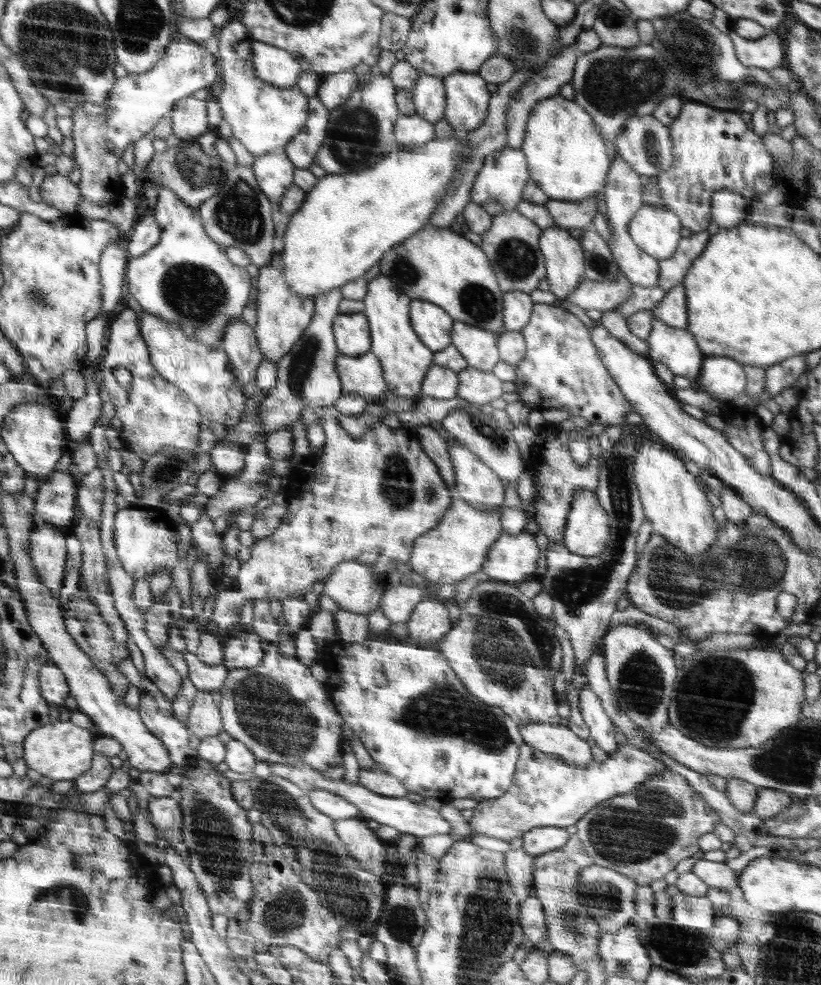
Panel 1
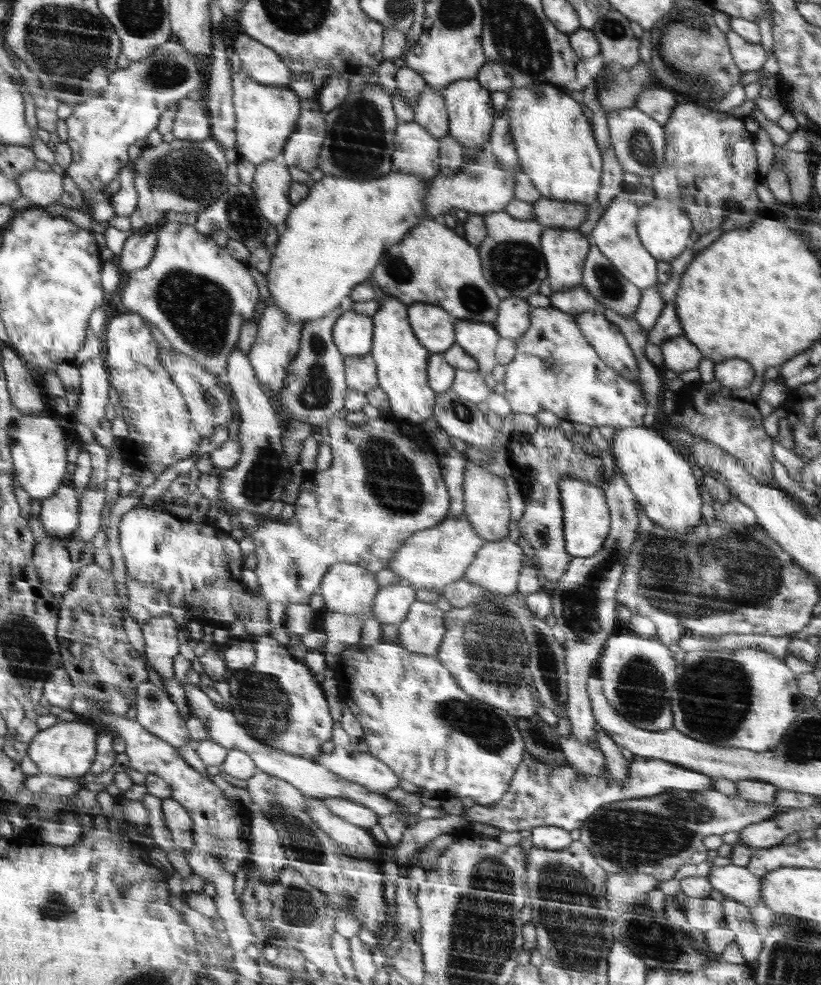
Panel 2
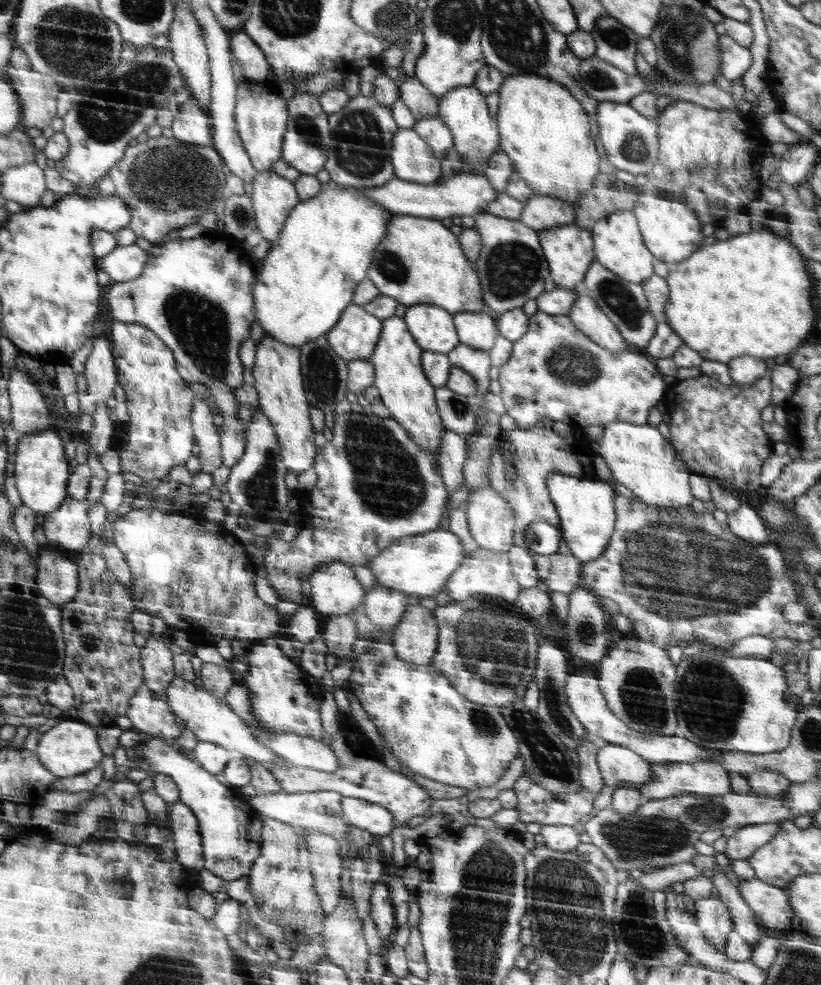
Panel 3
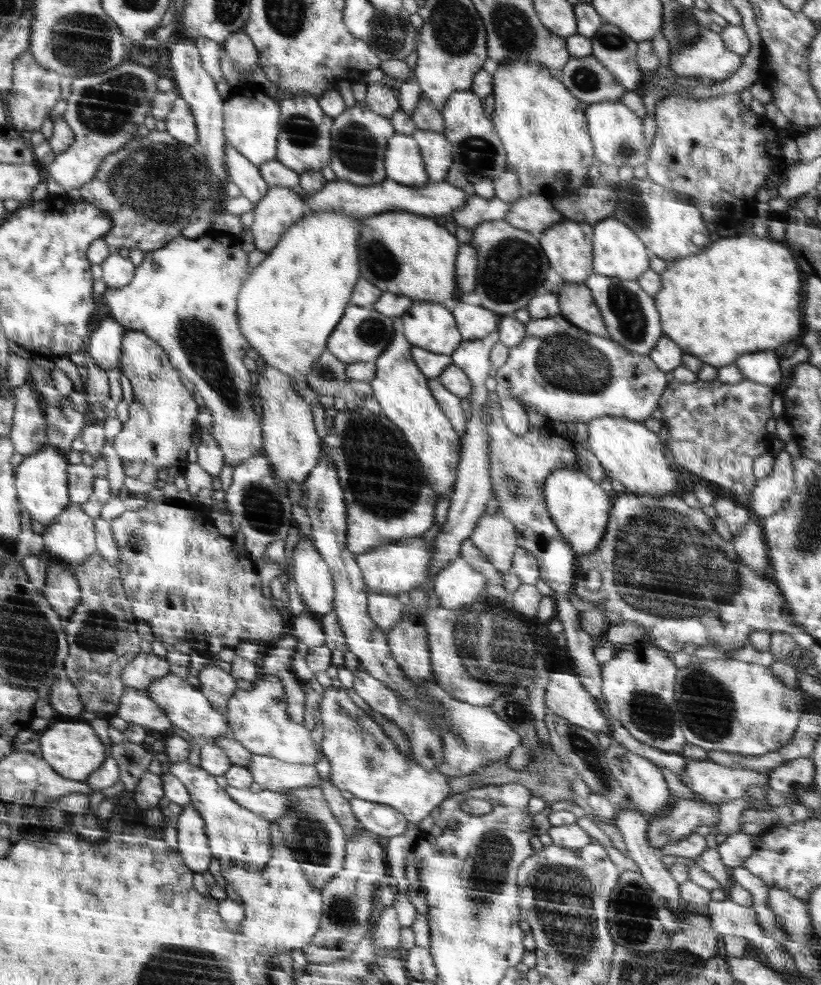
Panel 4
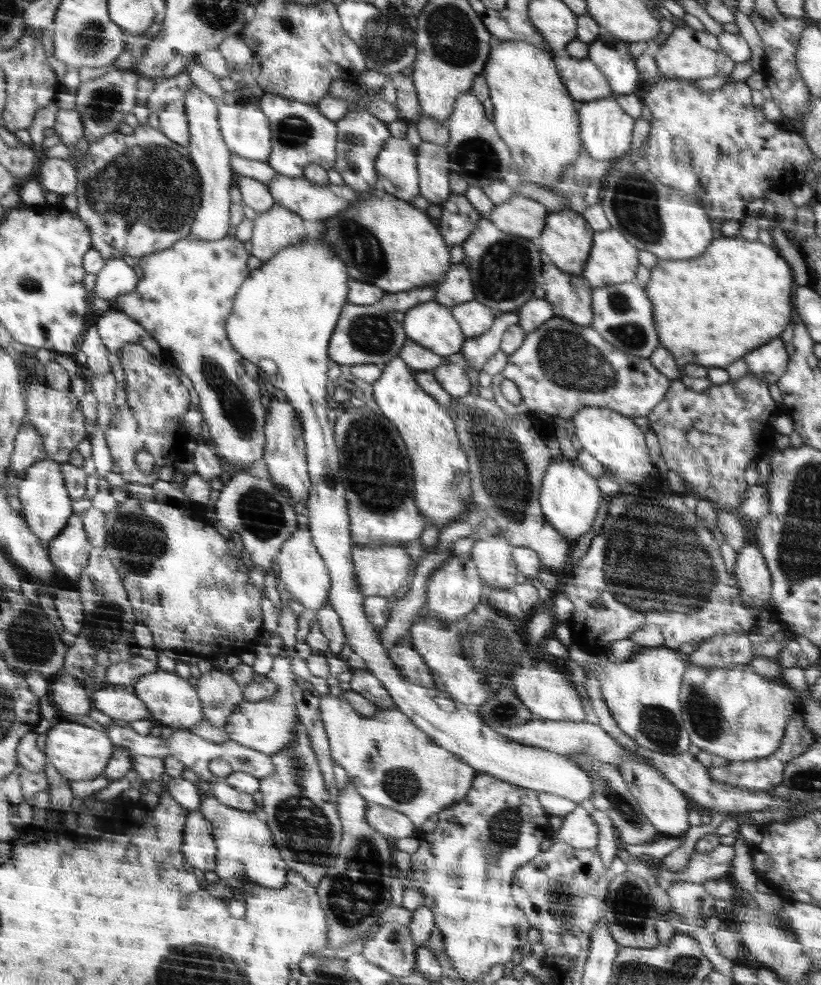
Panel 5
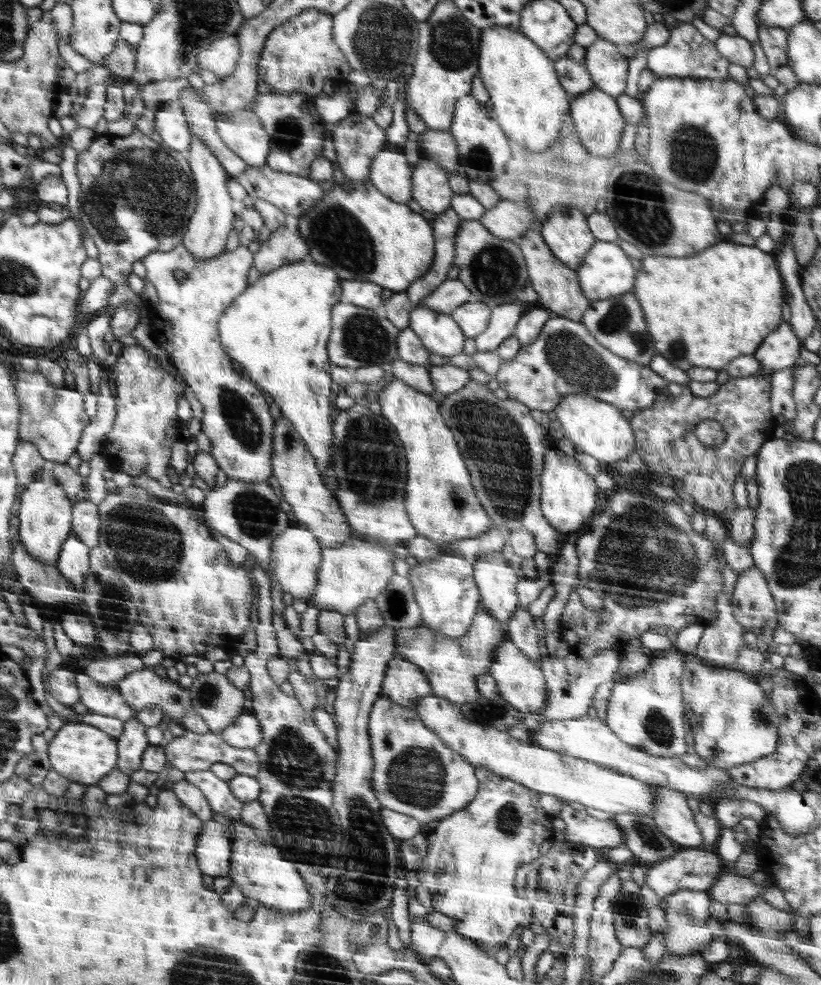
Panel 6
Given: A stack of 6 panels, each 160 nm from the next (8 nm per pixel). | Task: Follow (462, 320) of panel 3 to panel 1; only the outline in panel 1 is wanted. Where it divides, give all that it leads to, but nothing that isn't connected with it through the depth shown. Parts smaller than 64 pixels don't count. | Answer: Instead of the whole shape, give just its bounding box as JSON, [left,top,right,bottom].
[451,321,501,372]

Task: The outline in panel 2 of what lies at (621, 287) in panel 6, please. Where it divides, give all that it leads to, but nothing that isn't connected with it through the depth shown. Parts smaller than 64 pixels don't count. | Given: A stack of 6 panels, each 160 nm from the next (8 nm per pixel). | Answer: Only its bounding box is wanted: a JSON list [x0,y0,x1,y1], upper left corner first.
[592,192,659,290]

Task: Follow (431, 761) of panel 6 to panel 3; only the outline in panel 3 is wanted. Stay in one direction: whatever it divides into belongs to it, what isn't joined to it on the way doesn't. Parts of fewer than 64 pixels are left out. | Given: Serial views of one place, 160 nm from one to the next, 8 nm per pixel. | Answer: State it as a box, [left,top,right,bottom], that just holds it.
[268,714,433,826]

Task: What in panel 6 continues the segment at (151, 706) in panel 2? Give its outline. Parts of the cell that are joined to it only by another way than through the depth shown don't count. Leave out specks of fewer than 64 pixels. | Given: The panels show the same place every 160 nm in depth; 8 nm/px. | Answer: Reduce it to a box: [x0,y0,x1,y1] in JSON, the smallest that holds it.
[75,672,136,722]

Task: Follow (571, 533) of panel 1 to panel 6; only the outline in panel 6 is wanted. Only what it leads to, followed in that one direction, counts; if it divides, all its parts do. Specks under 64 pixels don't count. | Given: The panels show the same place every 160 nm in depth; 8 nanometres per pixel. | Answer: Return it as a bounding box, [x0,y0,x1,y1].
[542,448,598,534]

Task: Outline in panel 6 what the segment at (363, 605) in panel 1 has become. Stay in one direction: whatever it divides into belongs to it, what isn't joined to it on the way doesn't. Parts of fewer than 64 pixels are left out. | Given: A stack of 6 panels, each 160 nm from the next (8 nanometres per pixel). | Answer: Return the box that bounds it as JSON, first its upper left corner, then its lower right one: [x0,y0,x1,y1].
[271,524,323,601]

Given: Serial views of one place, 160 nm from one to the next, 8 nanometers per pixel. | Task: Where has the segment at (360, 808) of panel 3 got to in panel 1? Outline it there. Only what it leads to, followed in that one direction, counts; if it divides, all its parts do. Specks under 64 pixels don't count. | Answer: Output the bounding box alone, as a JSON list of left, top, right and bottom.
[308,790,360,822]

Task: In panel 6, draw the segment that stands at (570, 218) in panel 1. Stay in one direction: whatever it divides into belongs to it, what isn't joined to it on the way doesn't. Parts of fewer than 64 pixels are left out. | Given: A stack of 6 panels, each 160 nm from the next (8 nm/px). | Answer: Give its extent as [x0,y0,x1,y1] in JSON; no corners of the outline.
[479,200,536,241]

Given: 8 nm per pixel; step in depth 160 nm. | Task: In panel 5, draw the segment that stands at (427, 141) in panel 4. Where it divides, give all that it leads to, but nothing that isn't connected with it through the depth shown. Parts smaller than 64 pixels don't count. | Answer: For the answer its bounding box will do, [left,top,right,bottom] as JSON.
[417,141,450,205]

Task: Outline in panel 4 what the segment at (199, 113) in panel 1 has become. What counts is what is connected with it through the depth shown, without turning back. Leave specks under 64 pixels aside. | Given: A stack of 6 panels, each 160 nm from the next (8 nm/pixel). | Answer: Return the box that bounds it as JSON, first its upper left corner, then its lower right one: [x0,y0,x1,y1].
[164,97,198,144]

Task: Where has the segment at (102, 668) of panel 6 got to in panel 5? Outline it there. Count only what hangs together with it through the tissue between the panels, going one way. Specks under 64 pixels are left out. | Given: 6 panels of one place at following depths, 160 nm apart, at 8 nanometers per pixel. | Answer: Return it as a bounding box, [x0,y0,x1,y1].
[108,656,158,687]

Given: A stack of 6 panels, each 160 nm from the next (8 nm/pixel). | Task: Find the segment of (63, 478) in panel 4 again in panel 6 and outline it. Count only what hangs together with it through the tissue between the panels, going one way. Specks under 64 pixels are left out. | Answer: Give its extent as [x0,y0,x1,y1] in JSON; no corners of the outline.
[17,470,74,564]

